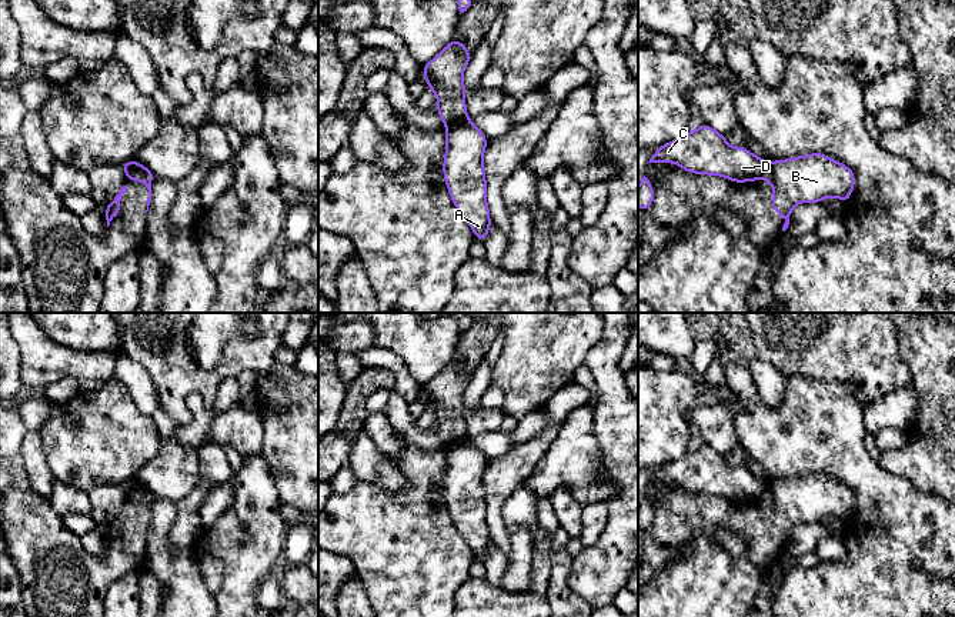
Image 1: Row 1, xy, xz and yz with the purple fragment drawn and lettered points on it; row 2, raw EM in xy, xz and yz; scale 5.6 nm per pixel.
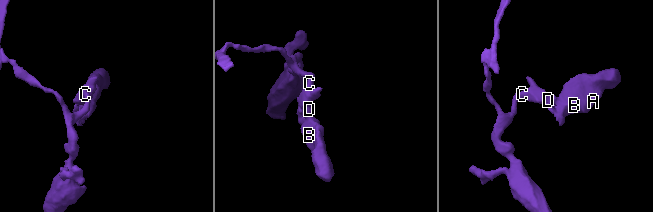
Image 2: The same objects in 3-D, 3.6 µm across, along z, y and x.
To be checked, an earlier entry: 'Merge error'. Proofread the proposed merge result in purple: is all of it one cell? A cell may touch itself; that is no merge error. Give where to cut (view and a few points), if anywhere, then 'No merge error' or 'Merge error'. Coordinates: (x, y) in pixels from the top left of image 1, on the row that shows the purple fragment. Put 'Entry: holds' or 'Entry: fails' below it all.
Split along xz (466, 116), (446, 124). Merge error
Entry: holds

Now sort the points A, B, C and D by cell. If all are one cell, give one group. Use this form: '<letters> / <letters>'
A B / C D

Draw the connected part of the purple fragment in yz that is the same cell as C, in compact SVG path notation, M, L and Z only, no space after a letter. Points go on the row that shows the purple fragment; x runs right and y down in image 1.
M707 123L682 139L660 146L648 163L675 163L688 173L722 176L734 183L755 181L768 167L767 160L745 146L729 146L724 134Z

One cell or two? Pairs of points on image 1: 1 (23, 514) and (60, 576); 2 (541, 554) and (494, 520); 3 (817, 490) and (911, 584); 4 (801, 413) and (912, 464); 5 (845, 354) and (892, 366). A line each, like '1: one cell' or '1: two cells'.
1: one cell
2: two cells
3: two cells
4: two cells
5: one cell

